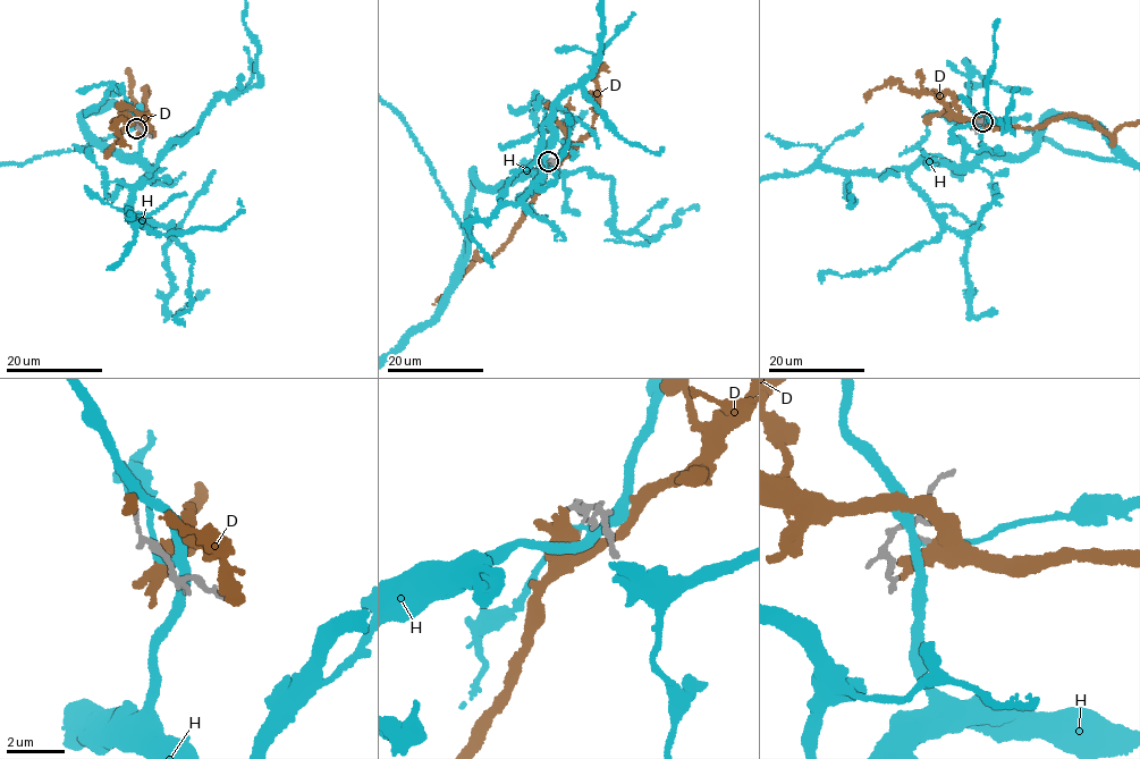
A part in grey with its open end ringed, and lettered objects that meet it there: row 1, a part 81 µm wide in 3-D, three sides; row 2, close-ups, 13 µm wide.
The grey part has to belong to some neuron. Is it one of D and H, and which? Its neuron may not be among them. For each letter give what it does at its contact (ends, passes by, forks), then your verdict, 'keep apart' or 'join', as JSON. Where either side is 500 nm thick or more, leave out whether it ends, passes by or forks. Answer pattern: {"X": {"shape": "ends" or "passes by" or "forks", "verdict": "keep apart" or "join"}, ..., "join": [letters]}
{"D": {"shape": "forks", "verdict": "keep apart"}, "H": {"shape": "forks", "verdict": "keep apart"}, "join": []}

